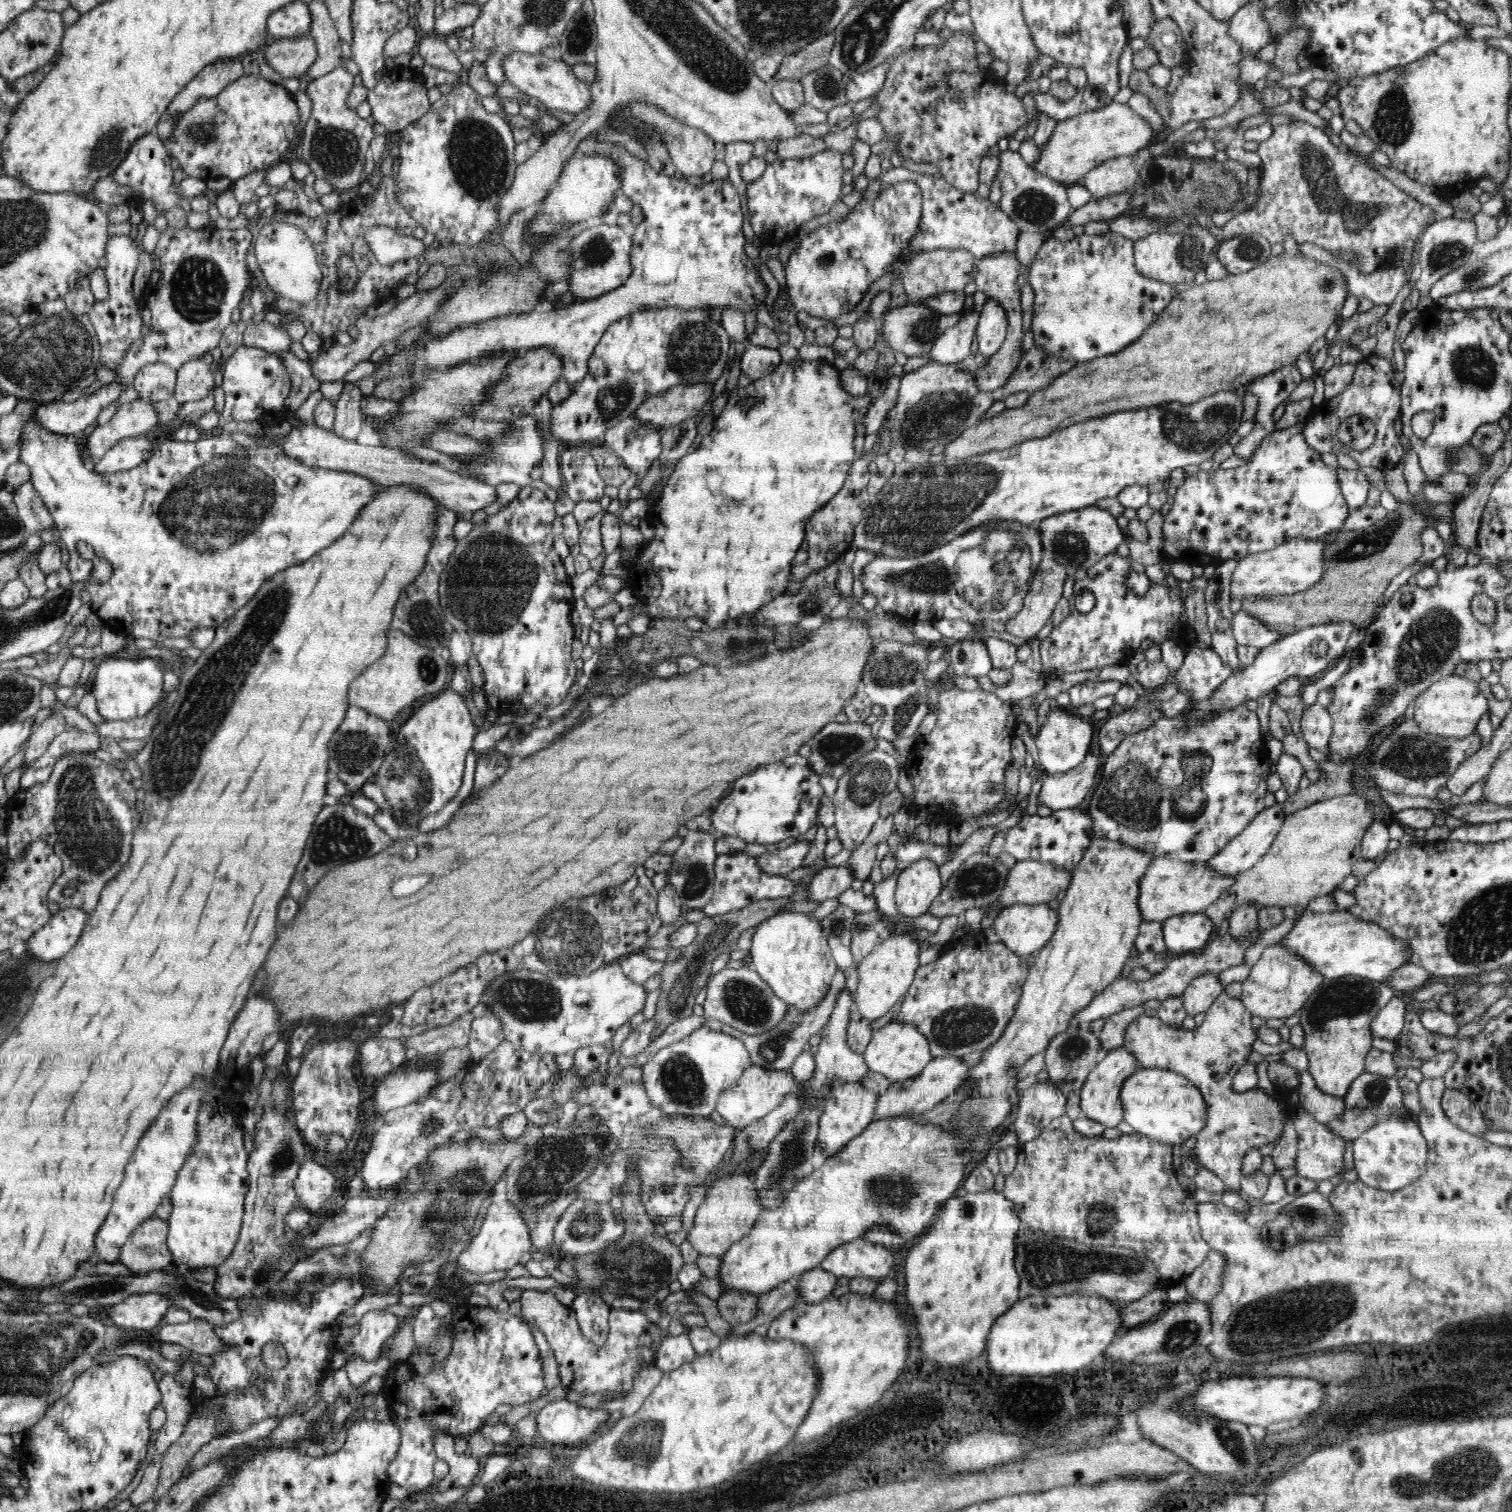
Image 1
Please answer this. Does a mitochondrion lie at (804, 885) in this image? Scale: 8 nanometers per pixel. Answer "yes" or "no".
no

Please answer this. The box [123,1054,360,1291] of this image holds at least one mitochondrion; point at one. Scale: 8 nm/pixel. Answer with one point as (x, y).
(284, 1156)

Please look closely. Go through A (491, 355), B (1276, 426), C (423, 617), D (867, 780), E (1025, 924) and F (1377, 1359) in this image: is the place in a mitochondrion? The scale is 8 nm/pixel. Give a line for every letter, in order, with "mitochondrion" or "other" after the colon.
A: other
B: other
C: mitochondrion
D: mitochondrion
E: other
F: other

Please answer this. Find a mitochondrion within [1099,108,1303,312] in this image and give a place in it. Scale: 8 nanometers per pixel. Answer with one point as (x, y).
(1190, 253)

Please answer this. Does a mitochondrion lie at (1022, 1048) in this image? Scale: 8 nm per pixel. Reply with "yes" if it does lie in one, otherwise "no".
no

